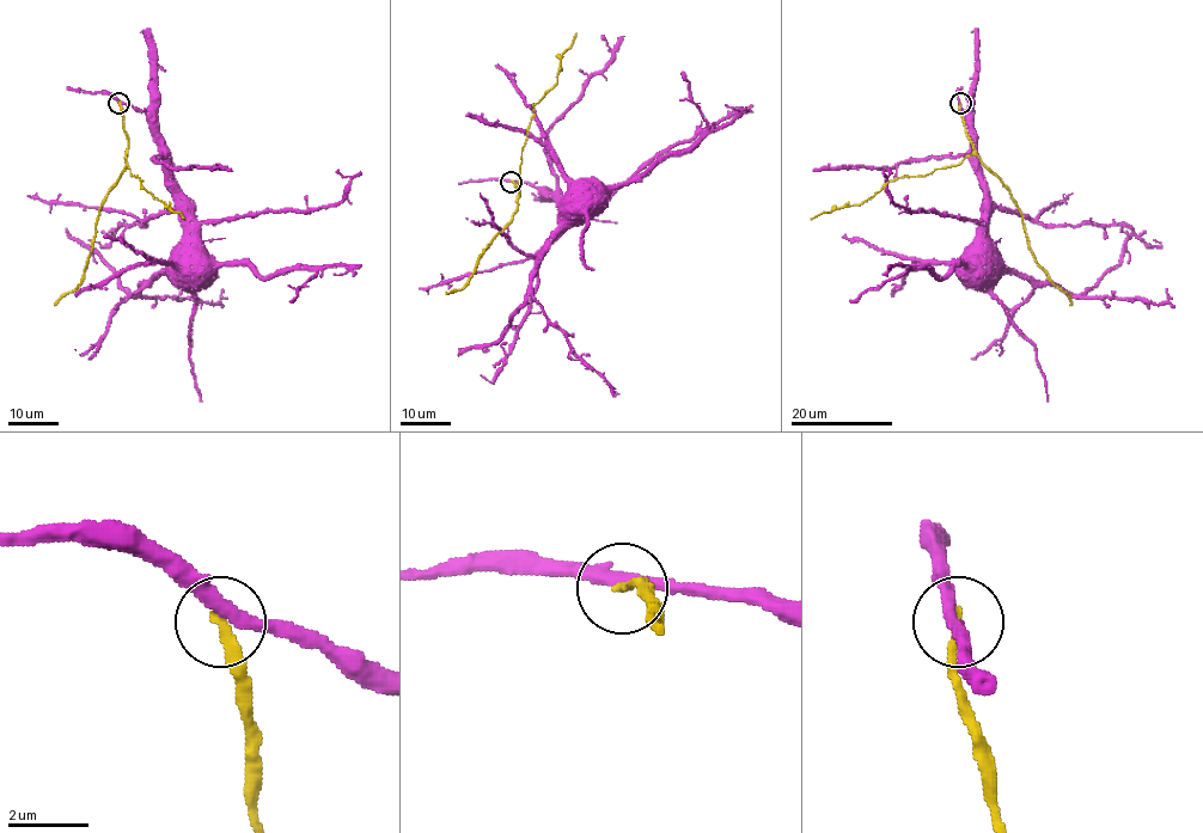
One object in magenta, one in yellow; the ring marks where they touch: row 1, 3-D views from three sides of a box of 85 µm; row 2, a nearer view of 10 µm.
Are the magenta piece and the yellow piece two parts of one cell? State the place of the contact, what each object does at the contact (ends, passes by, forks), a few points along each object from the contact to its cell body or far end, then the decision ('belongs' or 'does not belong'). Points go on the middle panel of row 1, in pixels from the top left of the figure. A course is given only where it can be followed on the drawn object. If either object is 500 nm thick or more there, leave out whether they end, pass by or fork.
at (511, 182); magenta passes by; yellow ends there; magenta runs (511, 182), (533, 185), (566, 206), (576, 204), (578, 191), (584, 185); yellow runs (511, 182), (519, 190), (518, 210), (483, 250), (475, 273), (460, 289), (446, 292); does not belong

